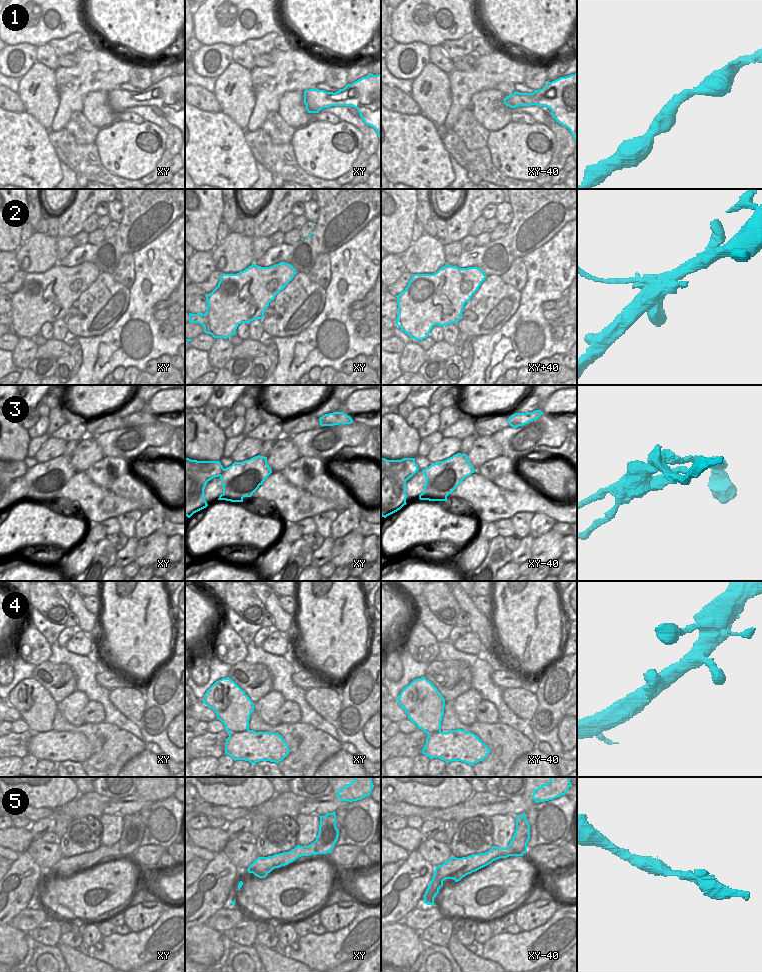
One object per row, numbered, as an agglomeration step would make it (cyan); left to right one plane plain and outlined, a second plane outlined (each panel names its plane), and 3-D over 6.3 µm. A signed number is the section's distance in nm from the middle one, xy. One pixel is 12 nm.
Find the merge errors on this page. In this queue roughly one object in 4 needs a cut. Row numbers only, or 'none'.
2, 3

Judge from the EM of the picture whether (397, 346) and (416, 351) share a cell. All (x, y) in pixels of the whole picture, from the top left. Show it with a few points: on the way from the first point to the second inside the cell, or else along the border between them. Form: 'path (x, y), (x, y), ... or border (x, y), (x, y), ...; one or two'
border (405, 344), (400, 352); two

